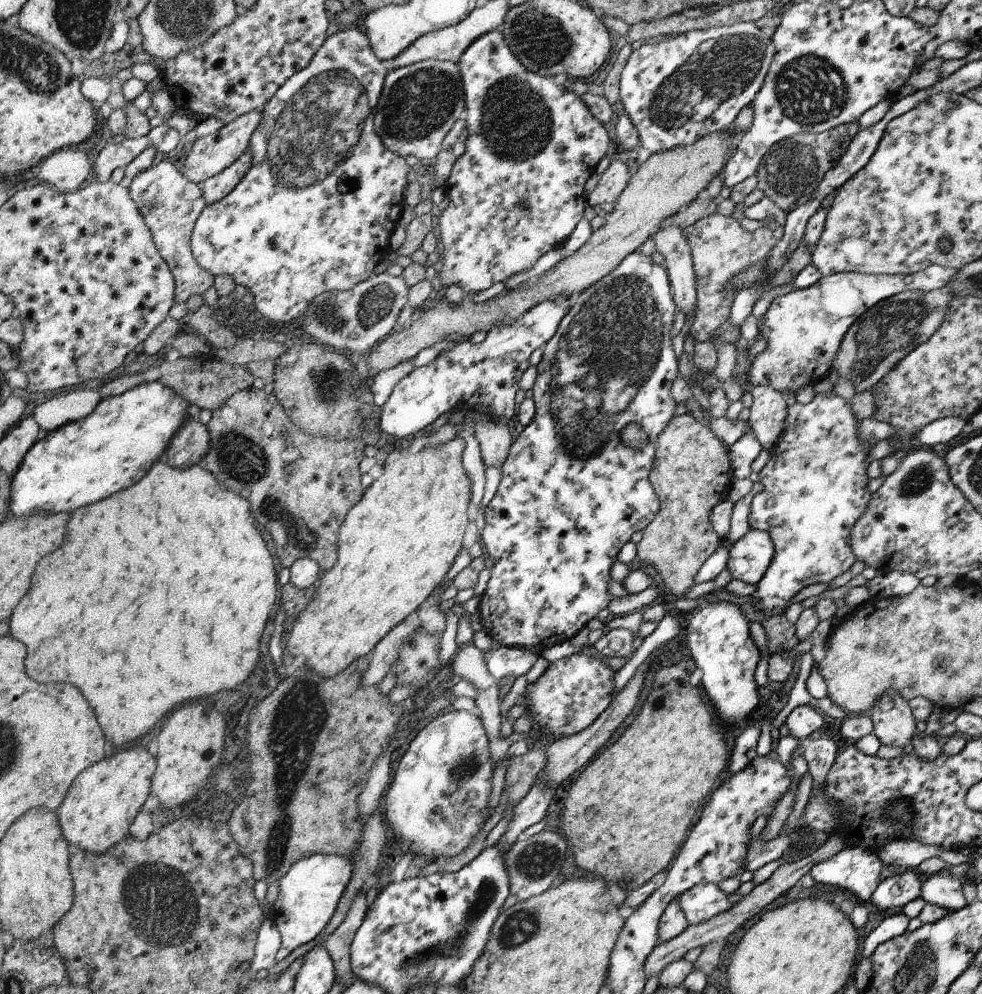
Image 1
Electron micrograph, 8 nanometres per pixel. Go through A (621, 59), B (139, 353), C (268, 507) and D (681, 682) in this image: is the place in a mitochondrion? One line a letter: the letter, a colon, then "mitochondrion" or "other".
A: other
B: other
C: mitochondrion
D: other

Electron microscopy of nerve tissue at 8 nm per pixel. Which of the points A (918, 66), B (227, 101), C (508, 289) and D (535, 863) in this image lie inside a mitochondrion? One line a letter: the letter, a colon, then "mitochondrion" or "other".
A: other
B: other
C: other
D: mitochondrion

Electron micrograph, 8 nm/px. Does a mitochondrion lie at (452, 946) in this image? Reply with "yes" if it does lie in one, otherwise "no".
yes

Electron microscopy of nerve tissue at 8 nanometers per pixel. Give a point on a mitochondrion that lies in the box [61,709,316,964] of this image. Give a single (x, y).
(154, 901)

